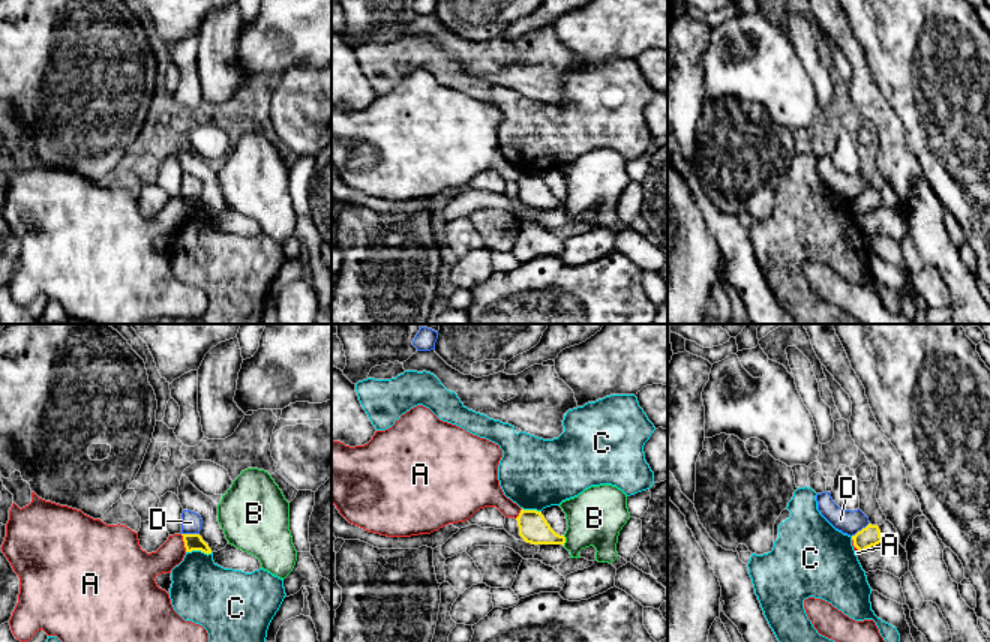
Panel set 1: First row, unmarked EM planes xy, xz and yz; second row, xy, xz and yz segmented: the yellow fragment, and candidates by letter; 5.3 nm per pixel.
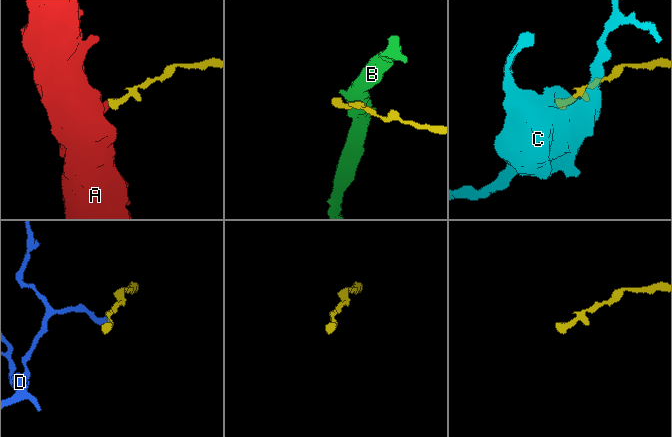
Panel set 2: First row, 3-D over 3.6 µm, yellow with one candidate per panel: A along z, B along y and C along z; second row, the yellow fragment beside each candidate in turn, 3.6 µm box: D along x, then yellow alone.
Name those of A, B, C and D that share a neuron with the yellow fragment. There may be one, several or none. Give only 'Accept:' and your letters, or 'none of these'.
Accept: D

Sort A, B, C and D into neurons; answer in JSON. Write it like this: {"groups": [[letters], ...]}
{"groups": [["A"], ["B"], ["C"], ["D"]]}

